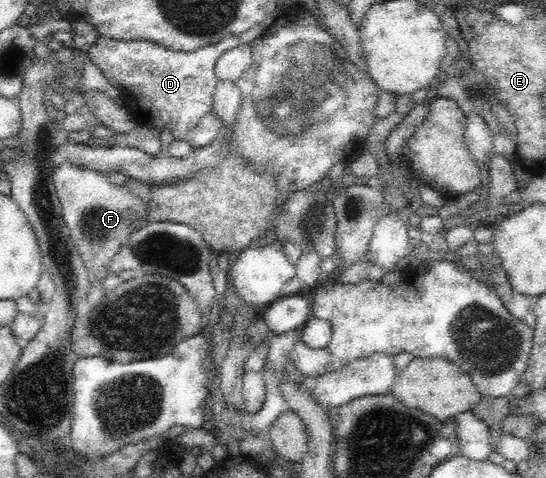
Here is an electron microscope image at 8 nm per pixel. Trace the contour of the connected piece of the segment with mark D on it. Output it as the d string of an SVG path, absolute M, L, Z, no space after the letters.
M99 35L97 42L86 54L113 87L121 92L123 104L137 125L153 127L159 131L169 130L175 140L189 142L201 118L212 111L212 99L219 84L215 75L217 60L236 46L239 46L239 39L235 35L225 36L225 39L193 52L176 52L149 40L115 40Z

